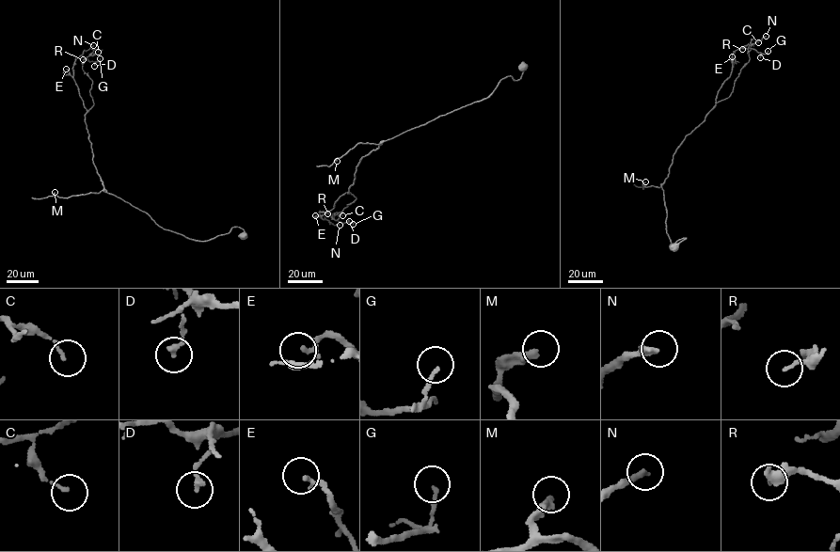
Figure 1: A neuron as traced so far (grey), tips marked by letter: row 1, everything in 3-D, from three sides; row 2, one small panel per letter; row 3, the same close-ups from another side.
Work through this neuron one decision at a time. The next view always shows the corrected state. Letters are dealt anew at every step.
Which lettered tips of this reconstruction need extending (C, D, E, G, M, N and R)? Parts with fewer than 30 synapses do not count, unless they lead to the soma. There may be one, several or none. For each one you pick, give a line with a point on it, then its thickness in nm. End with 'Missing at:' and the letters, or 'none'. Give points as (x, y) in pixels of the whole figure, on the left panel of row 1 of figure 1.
M: at (55, 192); 320 nm thick
N: at (93, 45); 280 nm thick
Missing at: M, N

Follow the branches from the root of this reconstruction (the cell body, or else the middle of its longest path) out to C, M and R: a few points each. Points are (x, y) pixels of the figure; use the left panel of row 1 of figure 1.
C: (244, 235), (235, 227), (207, 240), (190, 239), (106, 192), (85, 121), (94, 103), (82, 64), (98, 52)
M: (244, 235), (235, 227), (207, 240), (193, 240), (164, 228), (104, 192), (67, 197), (55, 192)
R: (244, 235), (235, 227), (207, 240), (190, 239), (106, 192), (85, 121), (94, 103), (83, 59)

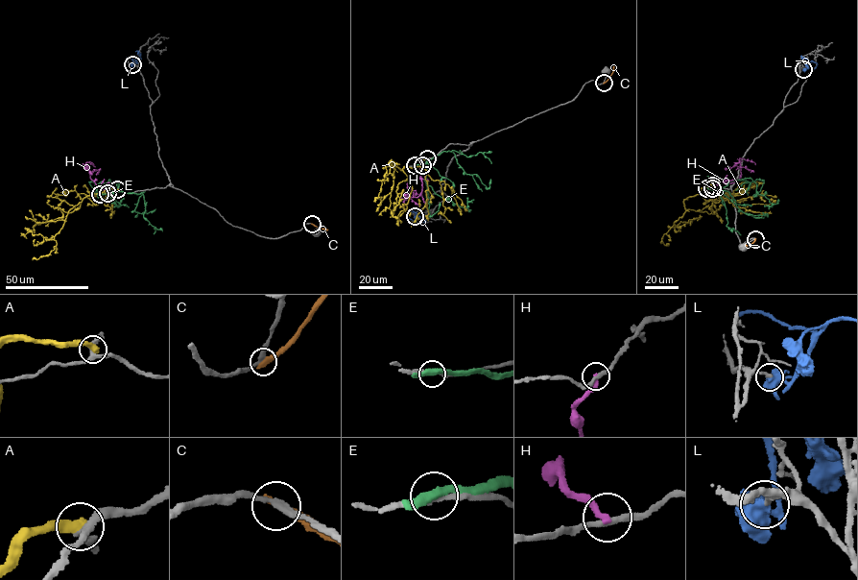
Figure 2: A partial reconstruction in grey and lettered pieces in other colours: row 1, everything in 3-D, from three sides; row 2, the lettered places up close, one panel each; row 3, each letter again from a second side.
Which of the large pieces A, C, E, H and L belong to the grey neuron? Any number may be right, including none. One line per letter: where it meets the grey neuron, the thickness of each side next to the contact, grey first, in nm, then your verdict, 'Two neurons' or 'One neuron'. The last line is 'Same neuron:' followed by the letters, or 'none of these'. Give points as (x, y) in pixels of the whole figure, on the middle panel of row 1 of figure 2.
A: Touches grey at (427, 158). Thickness 280 nm (grey) against 440 nm. Two neurons
C: Touches grey at (604, 83). Thickness 280 nm (grey) against 360 nm. Two neurons
E: Touches grey at (415, 165). Thickness 180 nm (grey) against 300 nm. Two neurons
H: Touches grey at (422, 165). Thickness 240 nm (grey) against 280 nm. Two neurons
L: Touches grey at (415, 216). Thickness 200 nm (grey) against 440 nm. Two neurons
Same neuron: none of these

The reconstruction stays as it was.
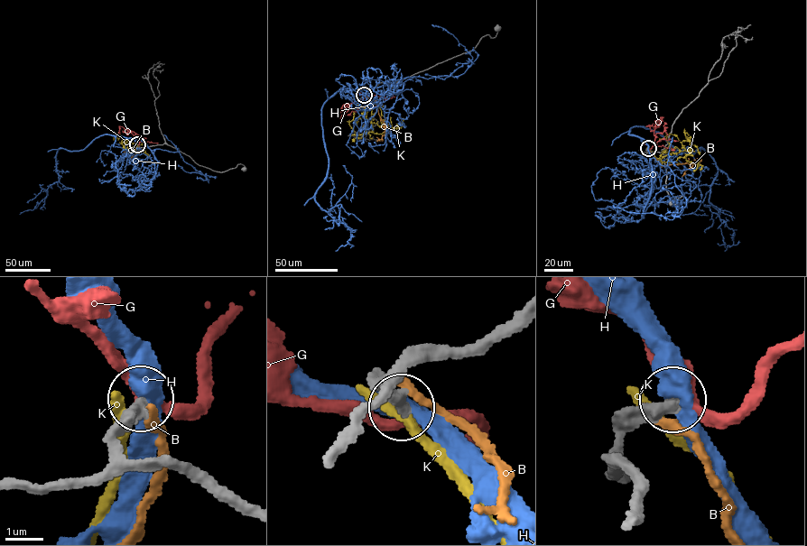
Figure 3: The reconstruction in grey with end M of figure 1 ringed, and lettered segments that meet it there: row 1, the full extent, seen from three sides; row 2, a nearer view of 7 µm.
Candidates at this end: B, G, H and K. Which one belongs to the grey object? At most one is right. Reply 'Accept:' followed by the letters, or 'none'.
Accept: G

